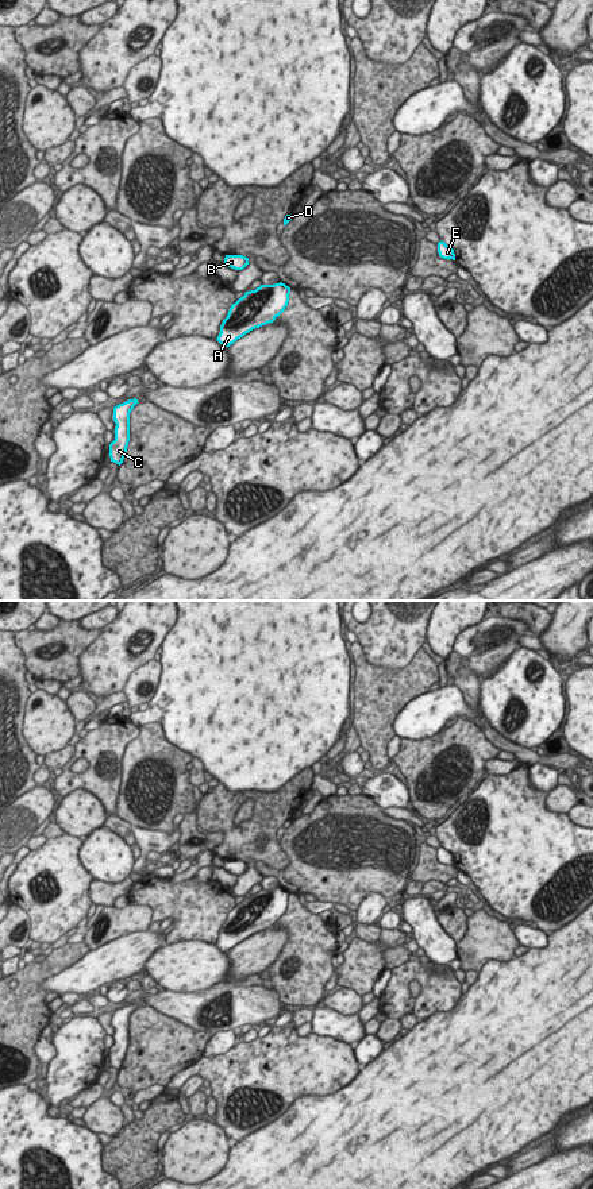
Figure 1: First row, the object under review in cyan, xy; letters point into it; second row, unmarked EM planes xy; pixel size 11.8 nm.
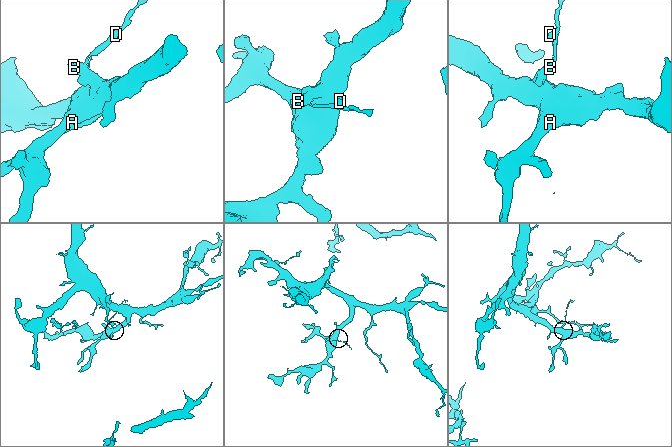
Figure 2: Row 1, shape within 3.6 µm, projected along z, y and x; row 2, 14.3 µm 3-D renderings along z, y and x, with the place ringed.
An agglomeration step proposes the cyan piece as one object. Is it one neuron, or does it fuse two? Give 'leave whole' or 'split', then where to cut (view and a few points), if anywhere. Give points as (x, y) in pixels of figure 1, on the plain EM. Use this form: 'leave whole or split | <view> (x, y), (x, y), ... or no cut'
split | xy (245, 863), (247, 867)

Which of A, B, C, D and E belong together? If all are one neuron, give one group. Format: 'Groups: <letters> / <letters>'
Groups: A B C E / D.

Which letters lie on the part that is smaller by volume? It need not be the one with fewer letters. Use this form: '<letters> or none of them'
D

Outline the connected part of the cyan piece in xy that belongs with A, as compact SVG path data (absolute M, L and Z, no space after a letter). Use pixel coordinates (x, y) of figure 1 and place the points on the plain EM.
M282 887L246 896L231 910L216 945L230 951L250 935L273 927L288 911L289 899L290 892Z

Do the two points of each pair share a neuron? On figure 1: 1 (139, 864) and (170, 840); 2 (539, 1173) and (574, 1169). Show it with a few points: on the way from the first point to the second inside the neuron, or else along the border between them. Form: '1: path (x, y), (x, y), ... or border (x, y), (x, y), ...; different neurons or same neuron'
1: path (142, 854), (154, 841), (161, 841); same neuron
2: path (547, 1173), (558, 1173), (566, 1169); same neuron

